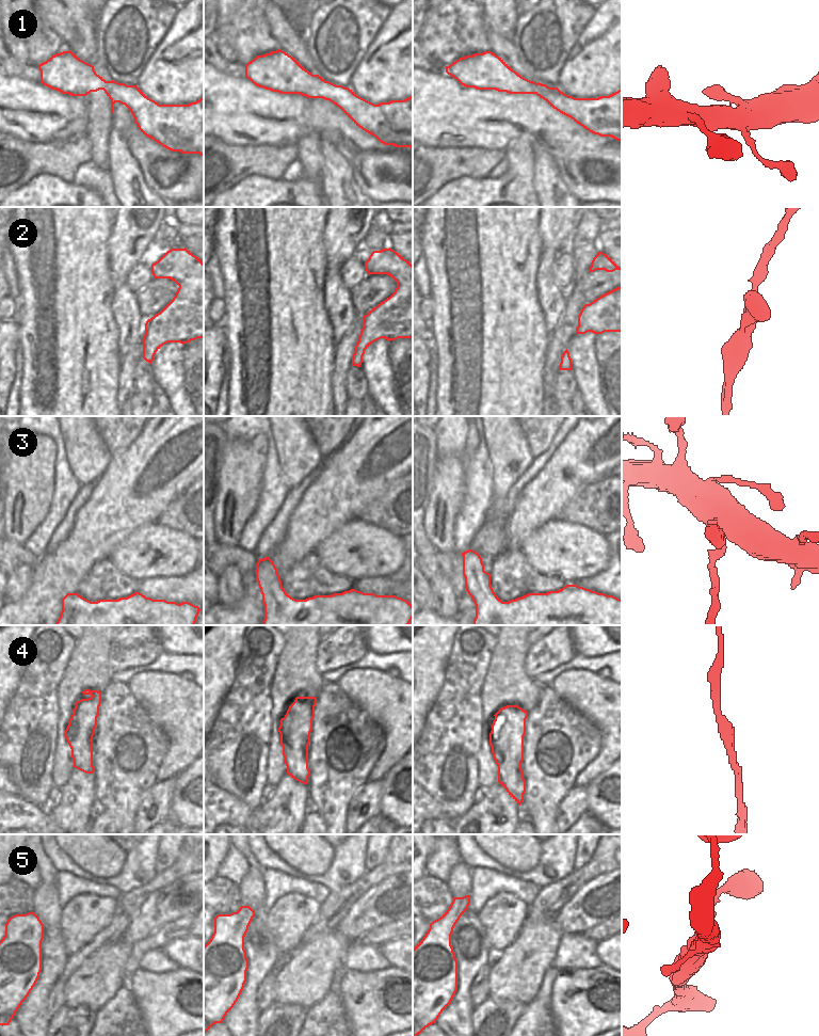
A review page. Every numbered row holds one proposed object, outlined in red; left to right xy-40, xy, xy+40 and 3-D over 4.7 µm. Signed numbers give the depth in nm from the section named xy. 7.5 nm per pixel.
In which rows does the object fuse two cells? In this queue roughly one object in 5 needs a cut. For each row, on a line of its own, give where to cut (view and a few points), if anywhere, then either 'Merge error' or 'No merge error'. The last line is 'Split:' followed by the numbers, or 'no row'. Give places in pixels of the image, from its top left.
1: No split. No merge error
2: No split. No merge error
3: No split. No merge error
4: No split. No merge error
5: No split. No merge error
Split: no row

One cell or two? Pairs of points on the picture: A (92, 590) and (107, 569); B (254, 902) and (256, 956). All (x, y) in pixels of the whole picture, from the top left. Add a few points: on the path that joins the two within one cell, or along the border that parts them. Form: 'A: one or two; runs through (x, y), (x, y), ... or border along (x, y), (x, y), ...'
A: one; runs through (97, 585), (103, 578), (103, 574)
B: two; border along (255, 915), (265, 919)

